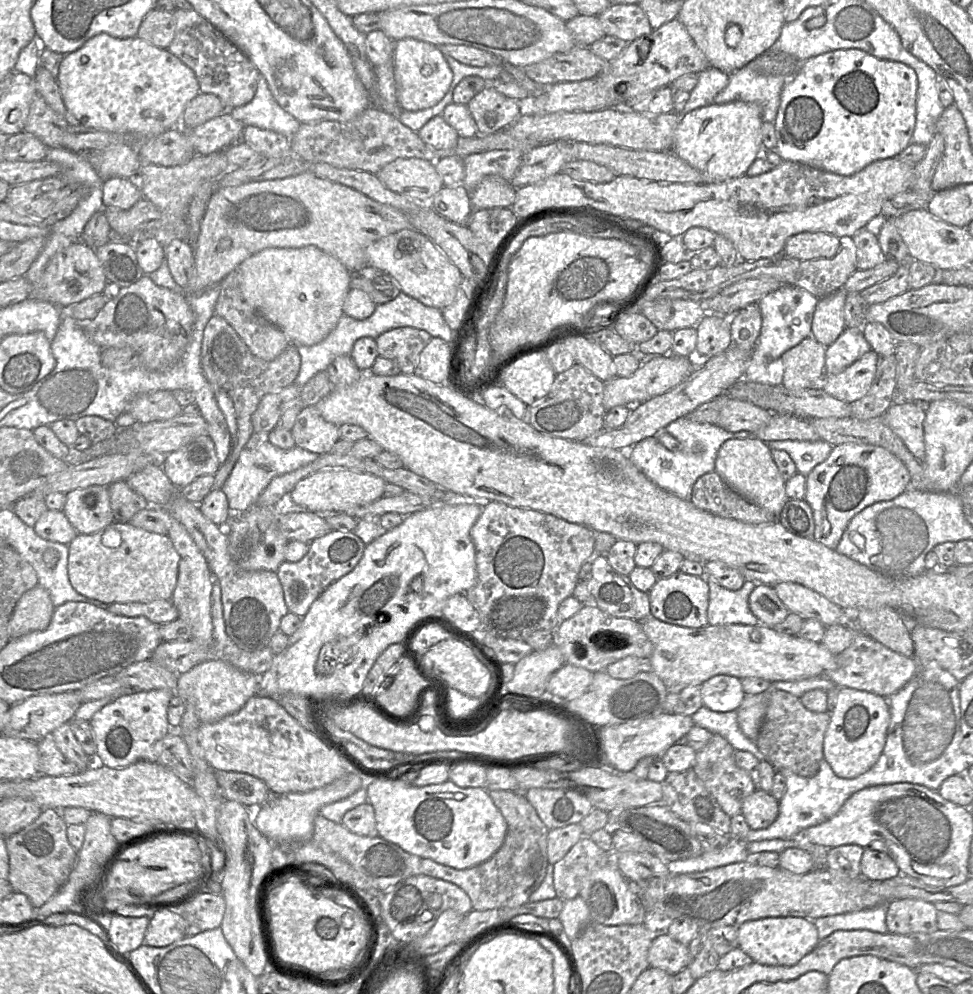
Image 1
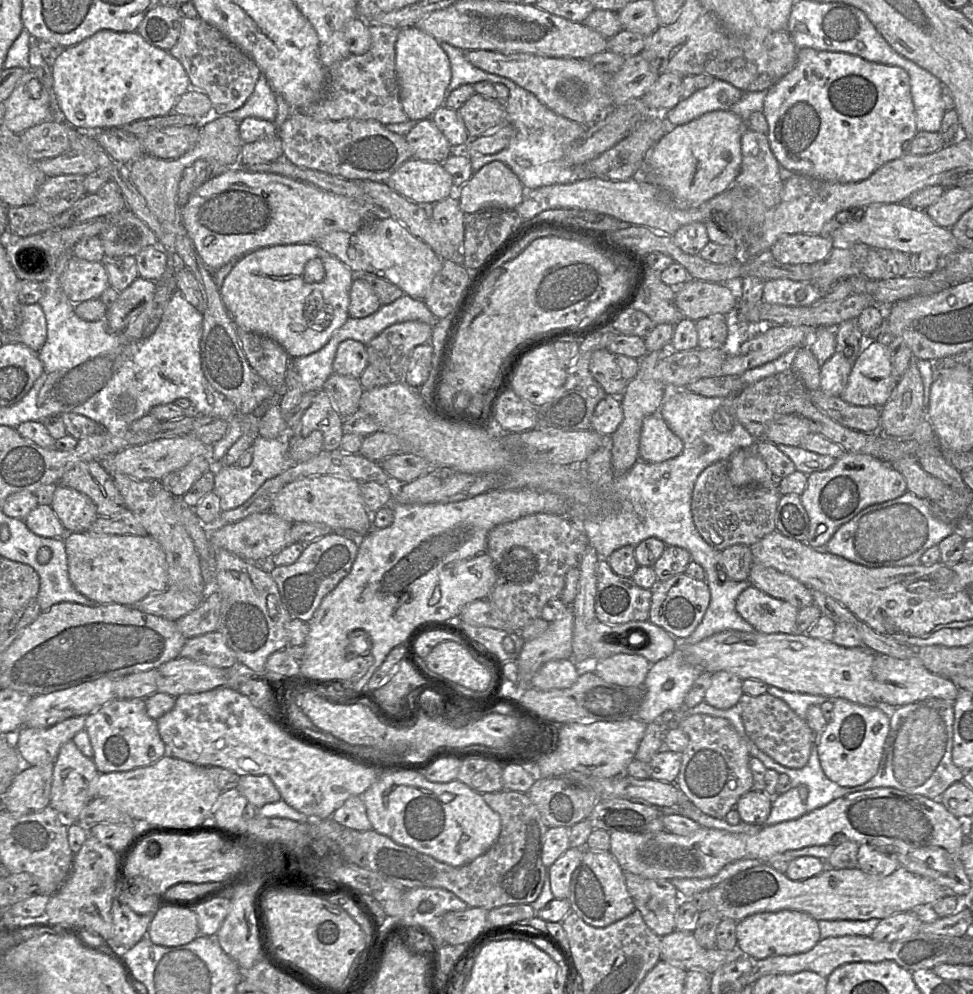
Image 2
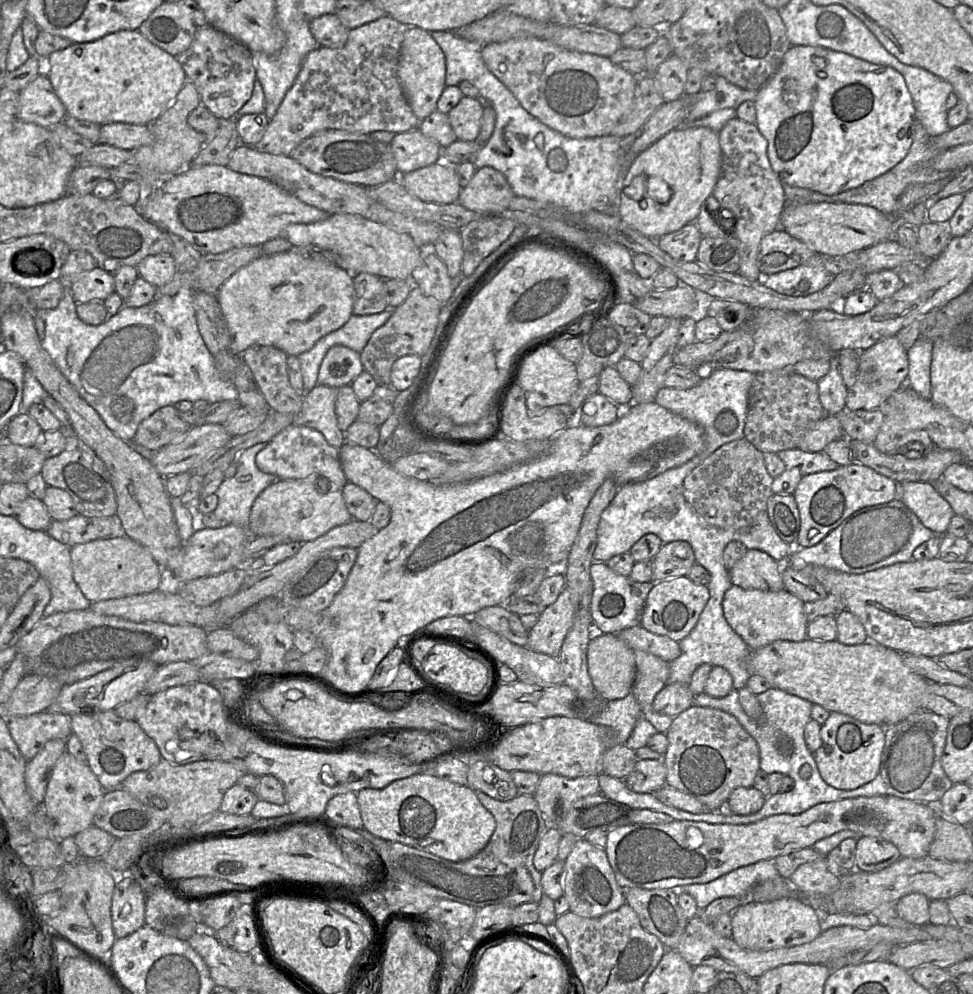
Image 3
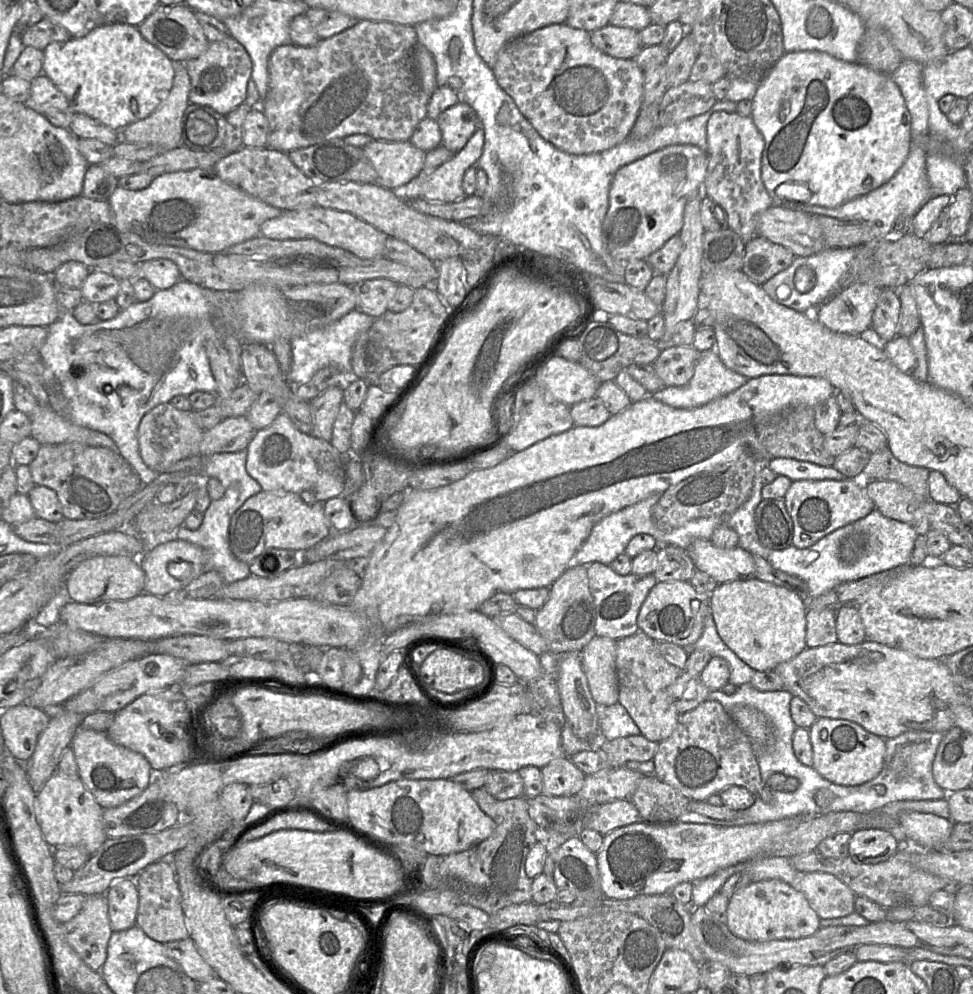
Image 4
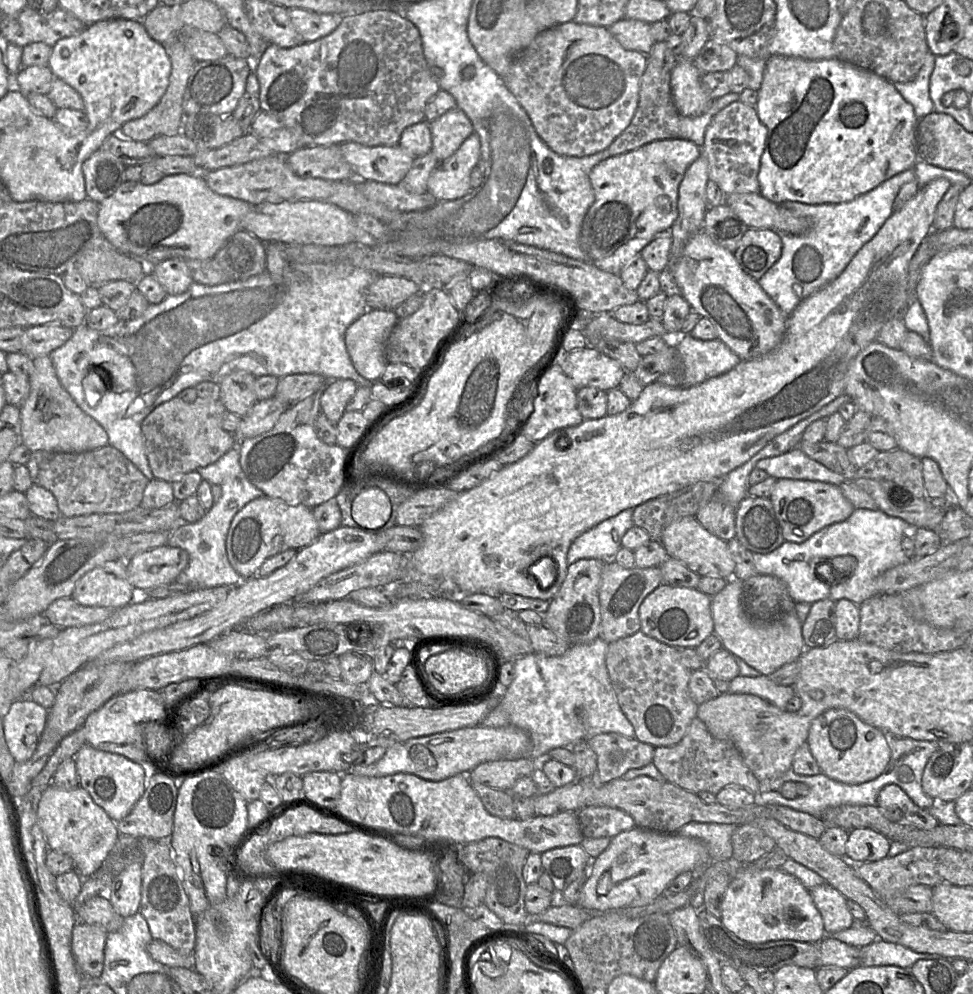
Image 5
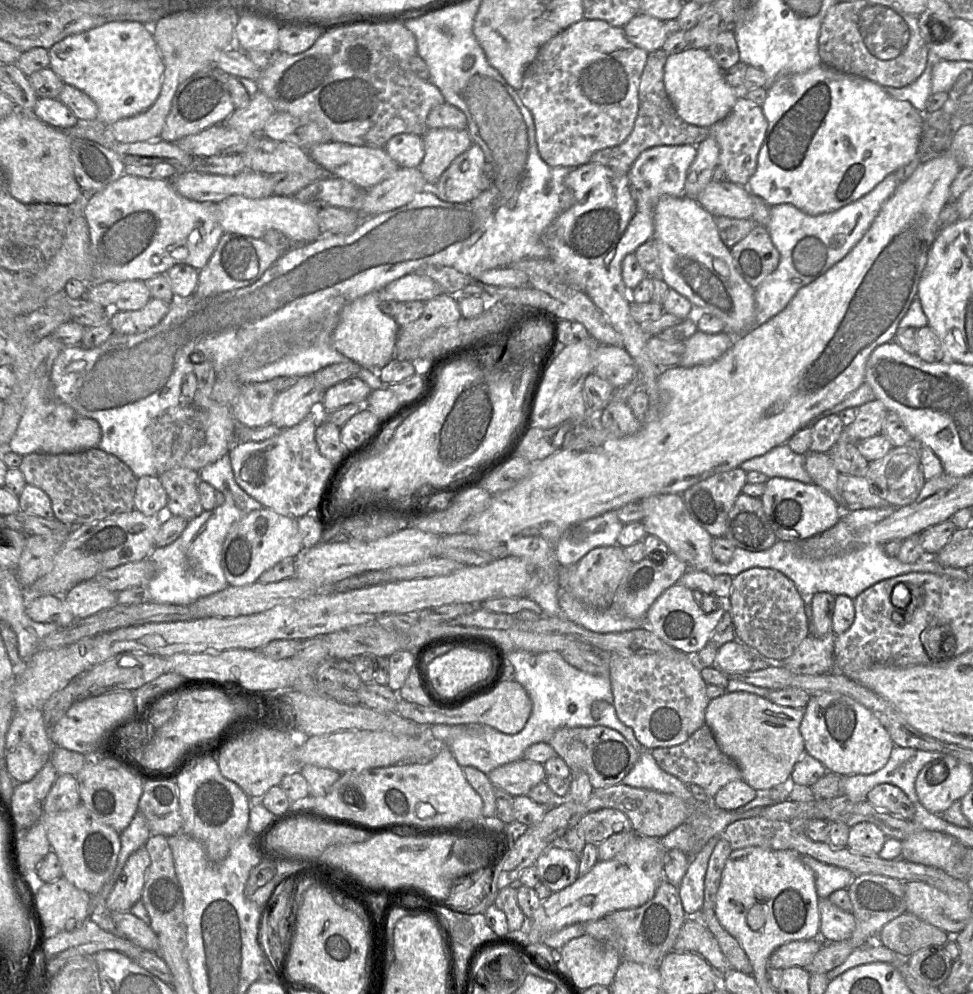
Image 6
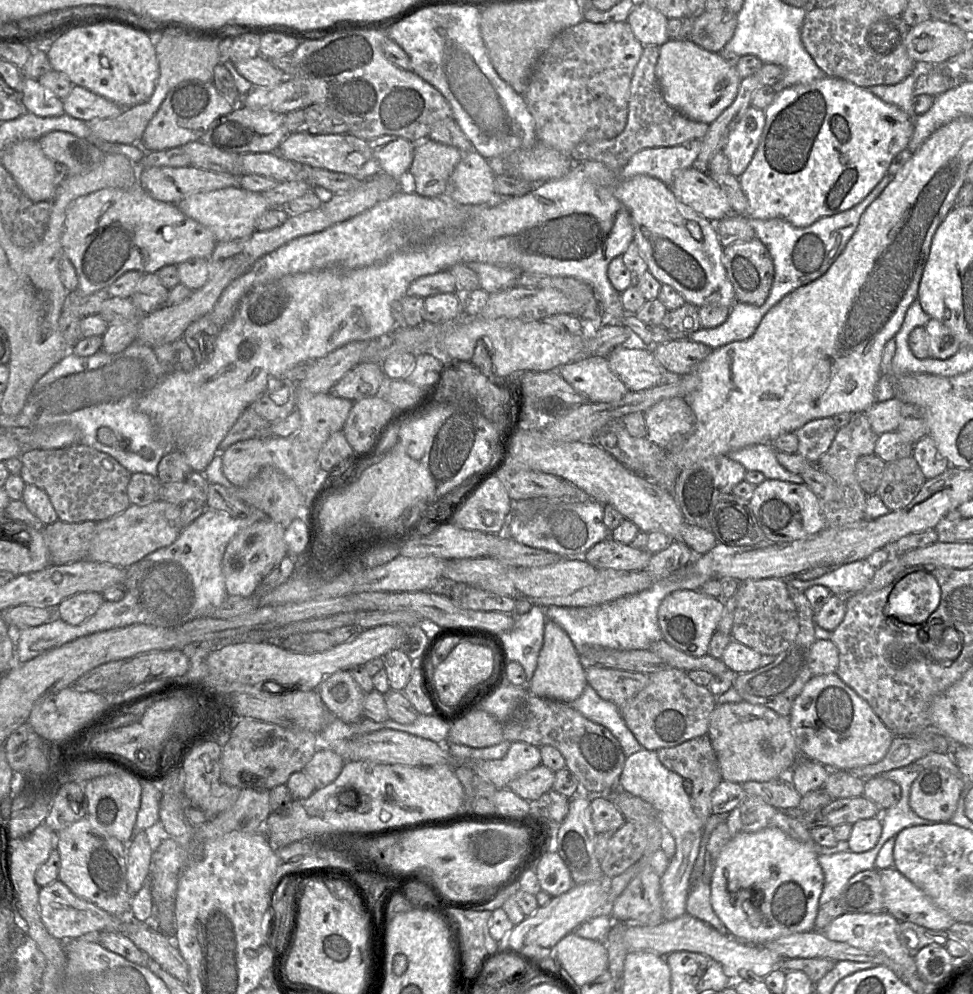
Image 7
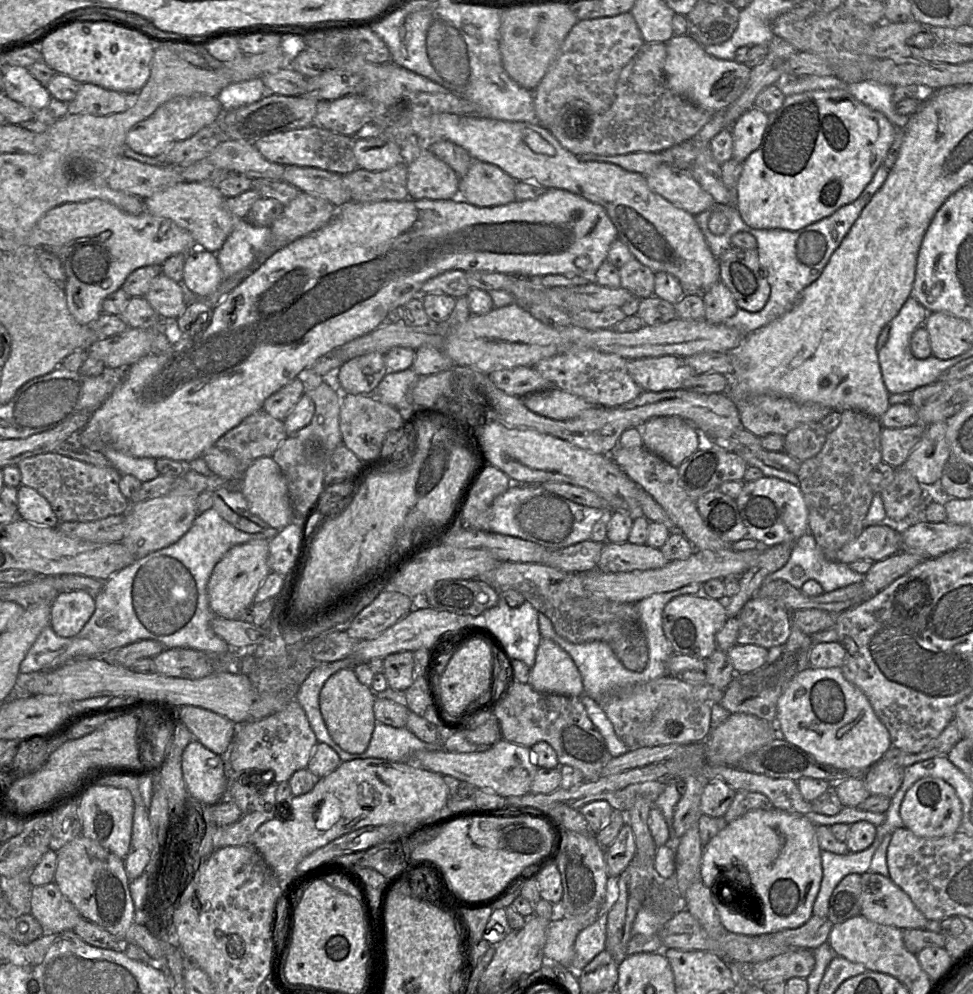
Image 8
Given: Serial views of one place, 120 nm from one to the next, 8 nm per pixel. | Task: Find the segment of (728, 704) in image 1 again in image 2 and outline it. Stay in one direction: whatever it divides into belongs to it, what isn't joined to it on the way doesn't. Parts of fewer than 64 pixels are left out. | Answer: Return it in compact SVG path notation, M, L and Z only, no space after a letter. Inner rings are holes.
M719 671L712 673L704 702L717 709L726 710L736 706L743 694L740 678L727 671Z

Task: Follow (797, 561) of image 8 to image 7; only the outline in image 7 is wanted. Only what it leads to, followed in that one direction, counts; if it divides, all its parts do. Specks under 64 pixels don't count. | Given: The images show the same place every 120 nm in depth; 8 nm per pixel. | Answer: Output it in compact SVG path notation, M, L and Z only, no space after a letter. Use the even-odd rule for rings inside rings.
M863 559L839 566L814 579L801 580L797 576L792 576L786 582L797 591L805 591L812 586L822 585L832 594L848 596L863 591L876 571L866 559Z

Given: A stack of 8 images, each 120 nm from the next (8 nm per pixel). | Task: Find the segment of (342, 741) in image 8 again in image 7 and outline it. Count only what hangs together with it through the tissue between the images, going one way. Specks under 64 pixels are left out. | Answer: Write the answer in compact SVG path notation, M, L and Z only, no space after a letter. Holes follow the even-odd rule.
M339 671L321 682L318 693L327 709L345 723L354 723L363 717L365 692L349 671Z

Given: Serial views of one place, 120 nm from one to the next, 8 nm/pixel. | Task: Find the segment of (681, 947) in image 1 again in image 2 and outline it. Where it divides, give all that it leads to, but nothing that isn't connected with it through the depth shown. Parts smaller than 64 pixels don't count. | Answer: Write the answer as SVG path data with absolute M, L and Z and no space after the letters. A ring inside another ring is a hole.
M680 930L661 937L660 951L661 959L666 962L686 971L698 969L709 975L742 956L738 950L705 949L696 941L693 932Z

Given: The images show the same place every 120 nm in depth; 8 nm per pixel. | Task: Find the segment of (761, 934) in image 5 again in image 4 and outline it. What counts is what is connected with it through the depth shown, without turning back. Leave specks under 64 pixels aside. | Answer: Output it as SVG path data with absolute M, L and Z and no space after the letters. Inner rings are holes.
M771 879L751 882L736 891L727 907L727 927L739 938L753 942L807 938L820 927L820 917L795 886Z

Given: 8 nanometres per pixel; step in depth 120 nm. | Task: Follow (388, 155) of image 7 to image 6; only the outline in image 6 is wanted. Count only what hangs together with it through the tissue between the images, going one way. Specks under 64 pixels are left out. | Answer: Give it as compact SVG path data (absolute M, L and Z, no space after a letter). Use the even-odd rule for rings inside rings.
M409 133L394 135L383 148L398 167L418 167L424 157L423 139L420 135Z

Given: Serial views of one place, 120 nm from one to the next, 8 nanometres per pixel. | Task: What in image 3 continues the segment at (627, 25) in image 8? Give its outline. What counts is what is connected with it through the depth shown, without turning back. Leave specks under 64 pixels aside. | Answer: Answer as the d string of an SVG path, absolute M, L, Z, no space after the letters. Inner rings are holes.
M536 37L512 38L482 46L487 68L518 99L523 108L543 124L571 138L606 136L631 107L639 77L612 63L609 57L561 48Z

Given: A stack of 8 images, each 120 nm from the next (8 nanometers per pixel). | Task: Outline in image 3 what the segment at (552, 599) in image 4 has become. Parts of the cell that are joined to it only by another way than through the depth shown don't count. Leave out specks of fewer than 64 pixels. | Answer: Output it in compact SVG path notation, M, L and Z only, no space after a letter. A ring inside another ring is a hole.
M565 587L557 600L539 614L537 623L529 630L526 646L558 658L564 639L573 625L575 613L571 592Z

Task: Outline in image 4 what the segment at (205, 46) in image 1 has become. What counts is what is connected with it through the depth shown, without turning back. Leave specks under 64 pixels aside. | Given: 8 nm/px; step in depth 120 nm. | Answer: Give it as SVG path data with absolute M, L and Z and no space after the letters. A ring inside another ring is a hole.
M233 37L210 42L203 54L183 63L190 77L190 104L208 106L226 117L228 113L245 102L252 62L244 47Z

